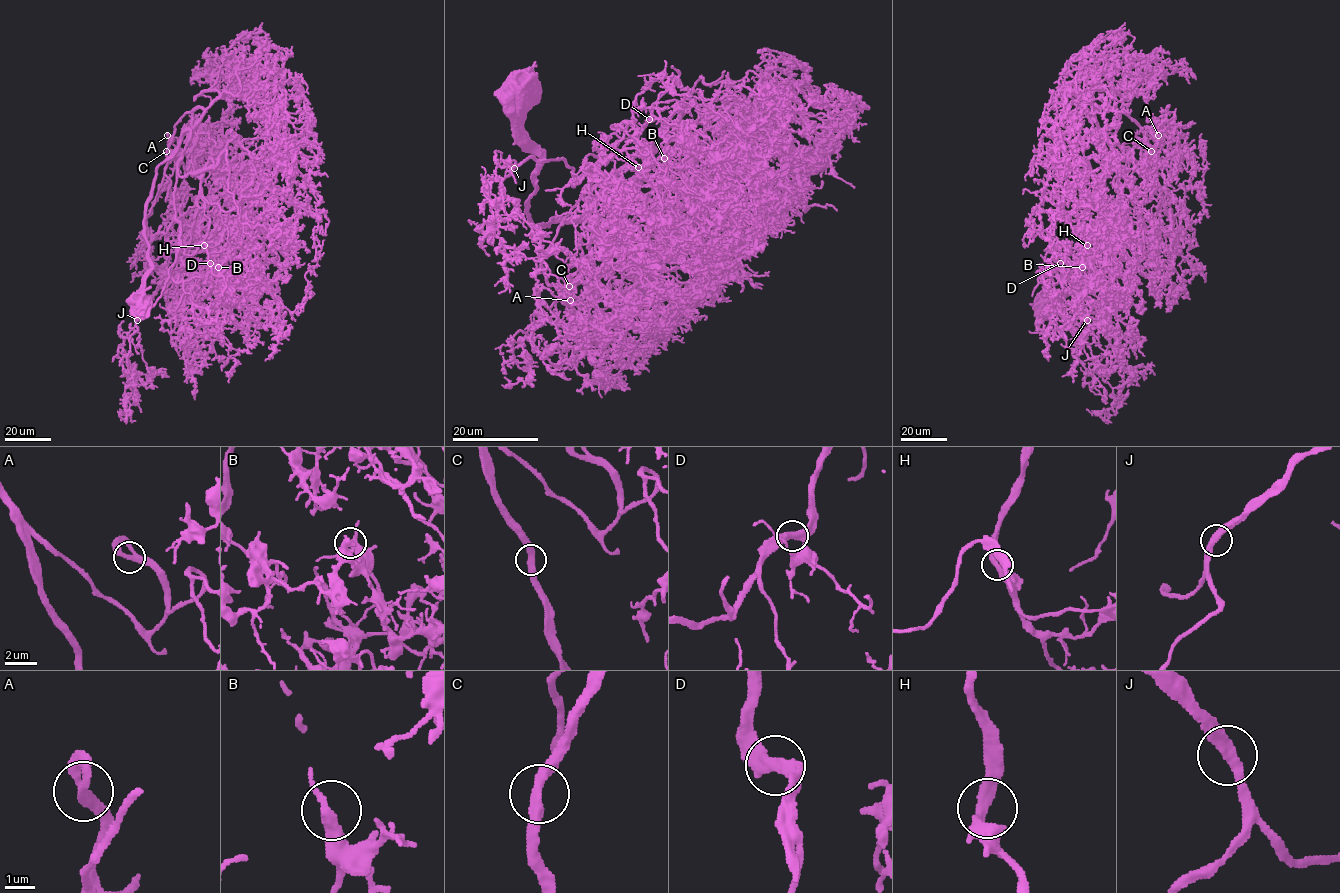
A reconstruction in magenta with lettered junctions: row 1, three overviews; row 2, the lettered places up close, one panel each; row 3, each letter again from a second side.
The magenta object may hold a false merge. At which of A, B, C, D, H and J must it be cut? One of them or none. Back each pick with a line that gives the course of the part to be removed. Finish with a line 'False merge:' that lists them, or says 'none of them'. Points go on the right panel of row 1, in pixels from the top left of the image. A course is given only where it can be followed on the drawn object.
False merge: none of them

